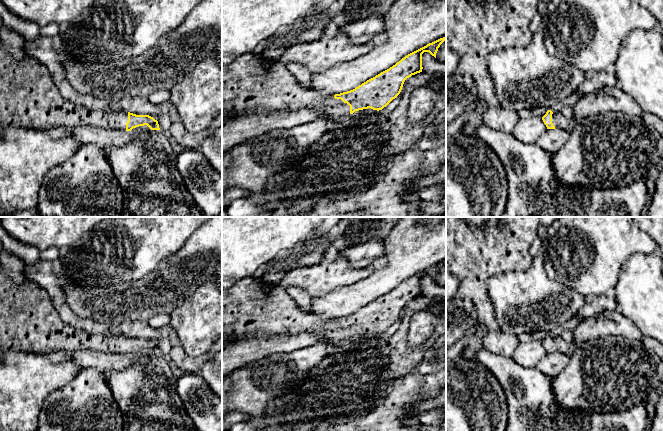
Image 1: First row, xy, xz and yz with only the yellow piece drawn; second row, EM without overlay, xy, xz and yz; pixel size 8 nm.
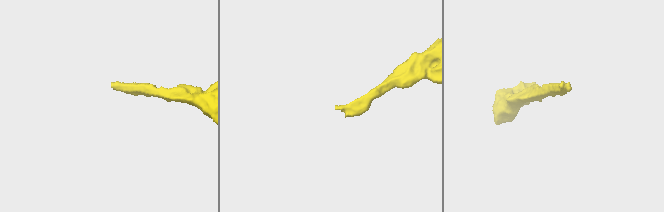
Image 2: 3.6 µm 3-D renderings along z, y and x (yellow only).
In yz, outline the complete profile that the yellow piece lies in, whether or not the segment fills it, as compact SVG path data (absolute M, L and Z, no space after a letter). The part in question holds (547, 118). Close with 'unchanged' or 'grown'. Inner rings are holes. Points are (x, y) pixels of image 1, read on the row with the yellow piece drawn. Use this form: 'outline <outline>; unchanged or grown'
outline M548 110L546 114L542 117L542 120L547 129L558 128L569 130L571 127L571 122L568 121L561 112L553 113L551 110Z; grown

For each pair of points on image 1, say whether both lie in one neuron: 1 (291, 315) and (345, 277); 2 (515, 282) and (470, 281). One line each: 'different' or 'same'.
1: different
2: different

